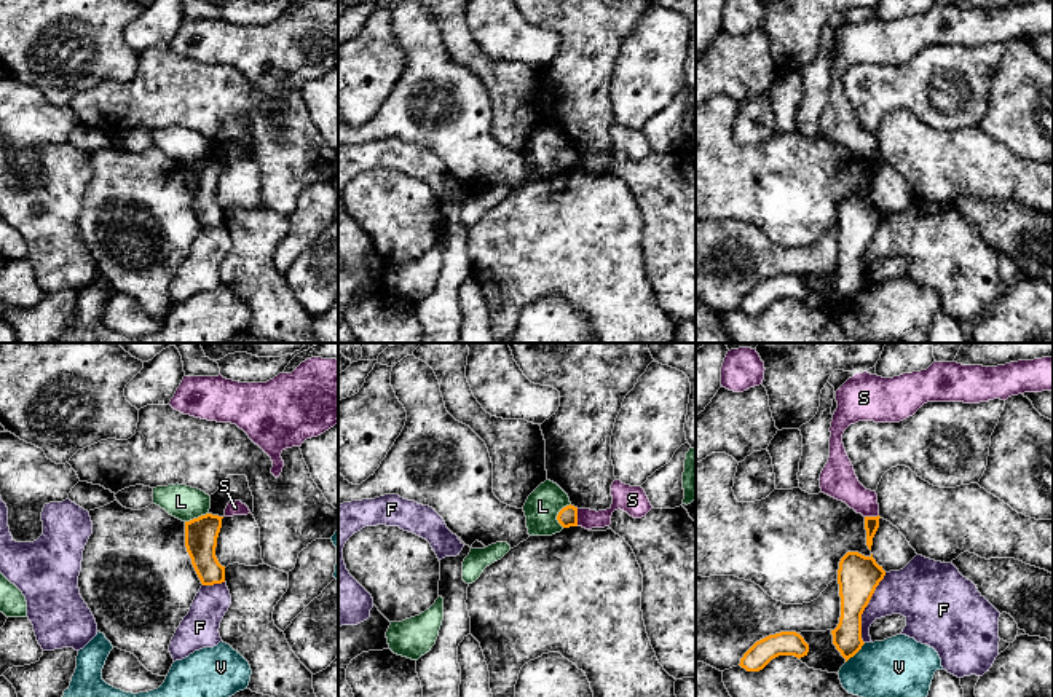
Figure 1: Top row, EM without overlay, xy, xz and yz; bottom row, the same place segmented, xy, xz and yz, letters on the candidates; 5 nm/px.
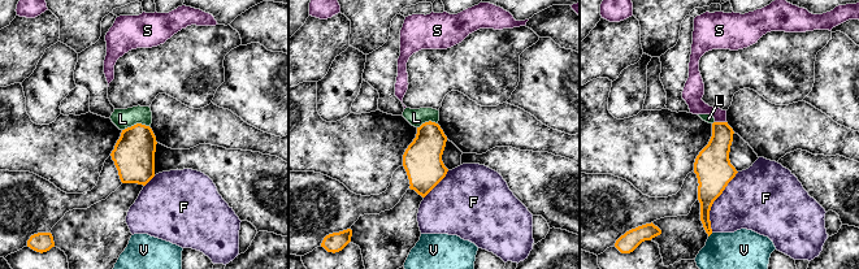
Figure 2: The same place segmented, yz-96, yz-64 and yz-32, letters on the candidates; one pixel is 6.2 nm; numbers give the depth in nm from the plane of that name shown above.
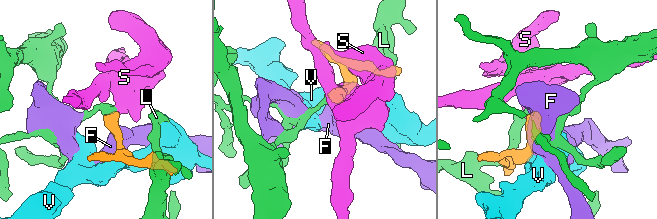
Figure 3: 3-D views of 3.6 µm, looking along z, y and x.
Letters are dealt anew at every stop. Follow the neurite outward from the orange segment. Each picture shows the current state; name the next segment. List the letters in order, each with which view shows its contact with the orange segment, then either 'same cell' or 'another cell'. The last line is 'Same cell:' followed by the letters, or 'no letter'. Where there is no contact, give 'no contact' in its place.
F: meets orange in yz; another cell
L: meets orange in xz; another cell
S: meets orange in xz; another cell
V: meets orange in yz; another cell
Same cell: no letter

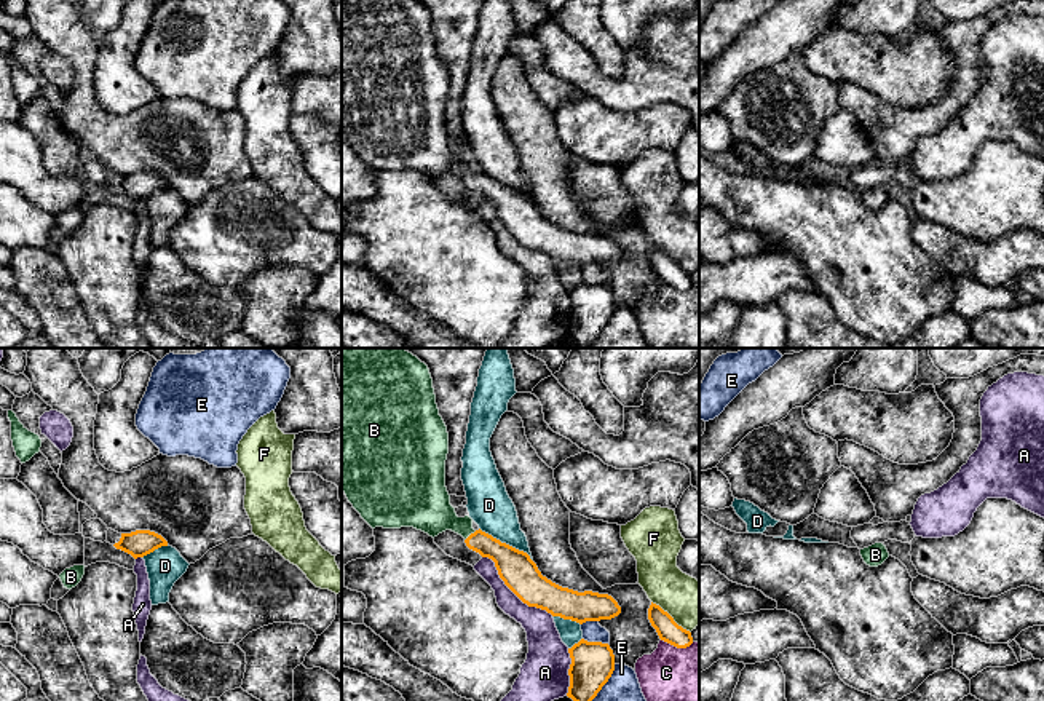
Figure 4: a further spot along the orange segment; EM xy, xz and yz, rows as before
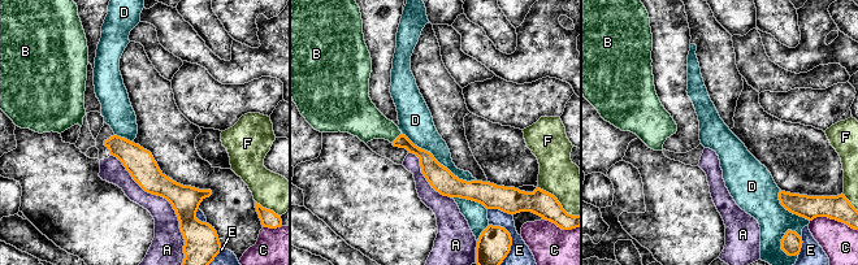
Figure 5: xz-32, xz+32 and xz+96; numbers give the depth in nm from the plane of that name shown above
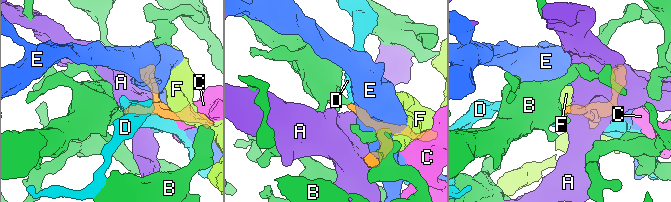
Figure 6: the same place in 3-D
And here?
A: meets orange in xz; another cell
B: meets orange in xz; same cell
C: meets orange in xz; another cell
D: meets orange in xz; another cell
E: meets orange in xz; another cell
F: meets orange in xz; another cell
Same cell: B

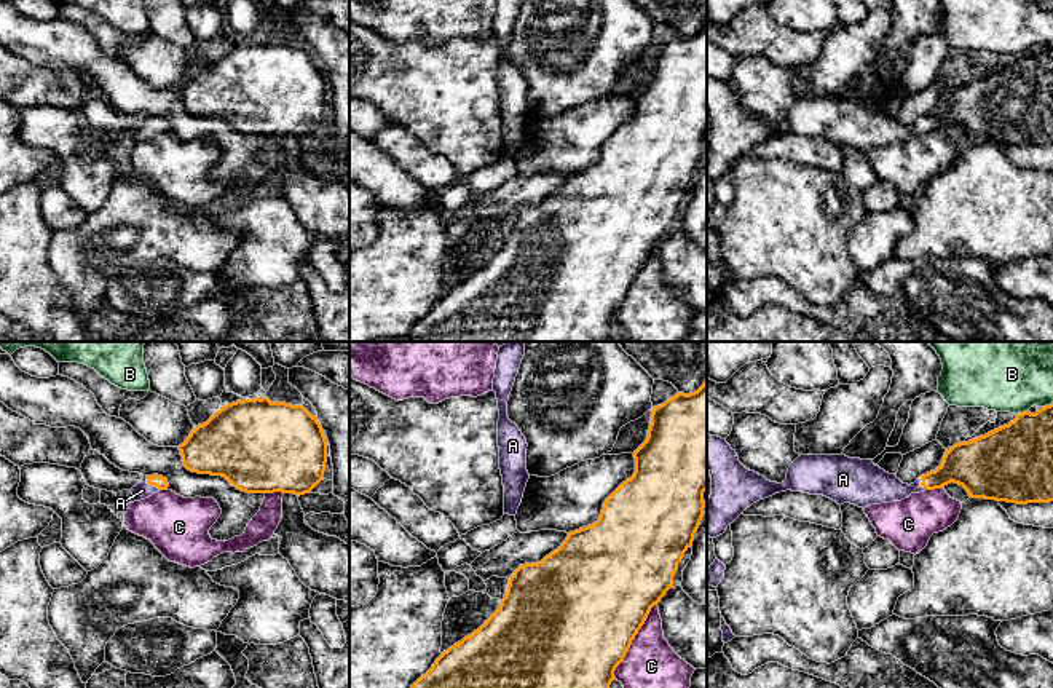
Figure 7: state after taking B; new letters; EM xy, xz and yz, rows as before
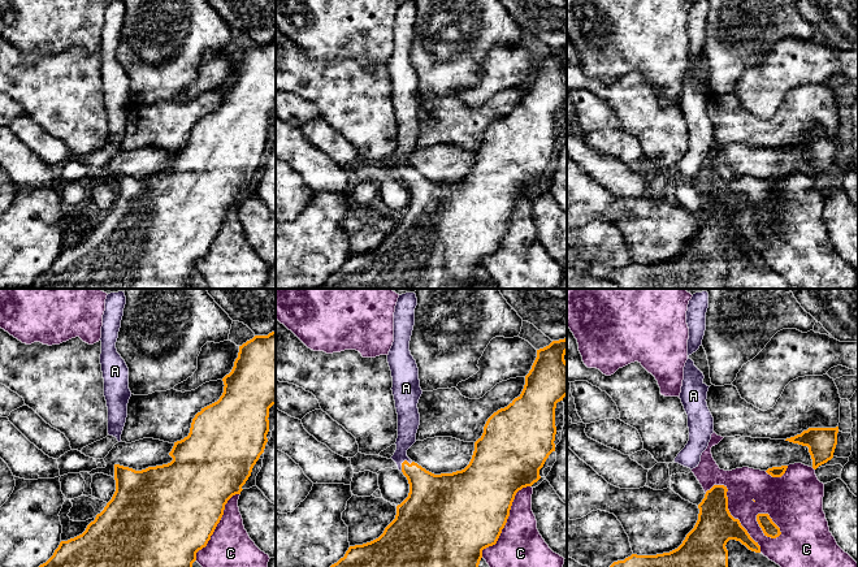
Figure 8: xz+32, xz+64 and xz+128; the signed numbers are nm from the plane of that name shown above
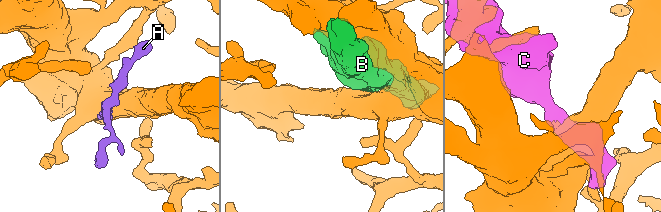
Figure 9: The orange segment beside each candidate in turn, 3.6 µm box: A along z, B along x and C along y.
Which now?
A: meets orange in xy; same cell
B: meets orange in yz; another cell
C: meets orange in xz; another cell
Same cell: A

